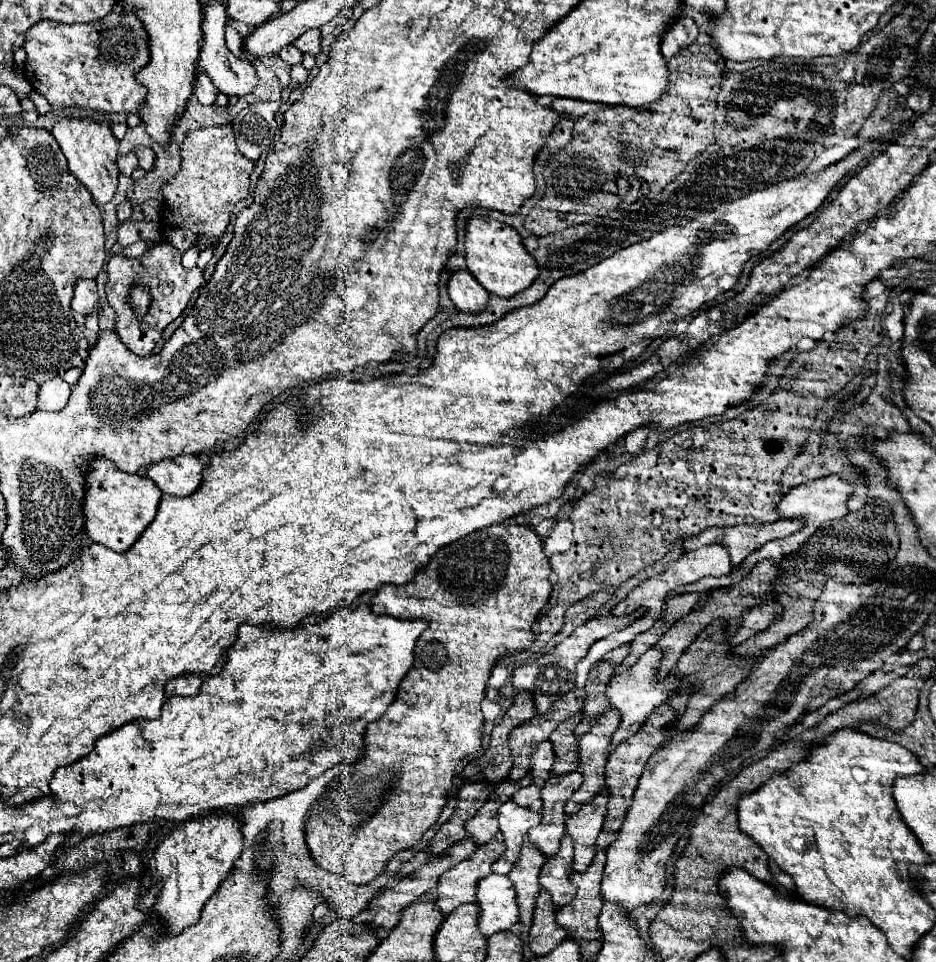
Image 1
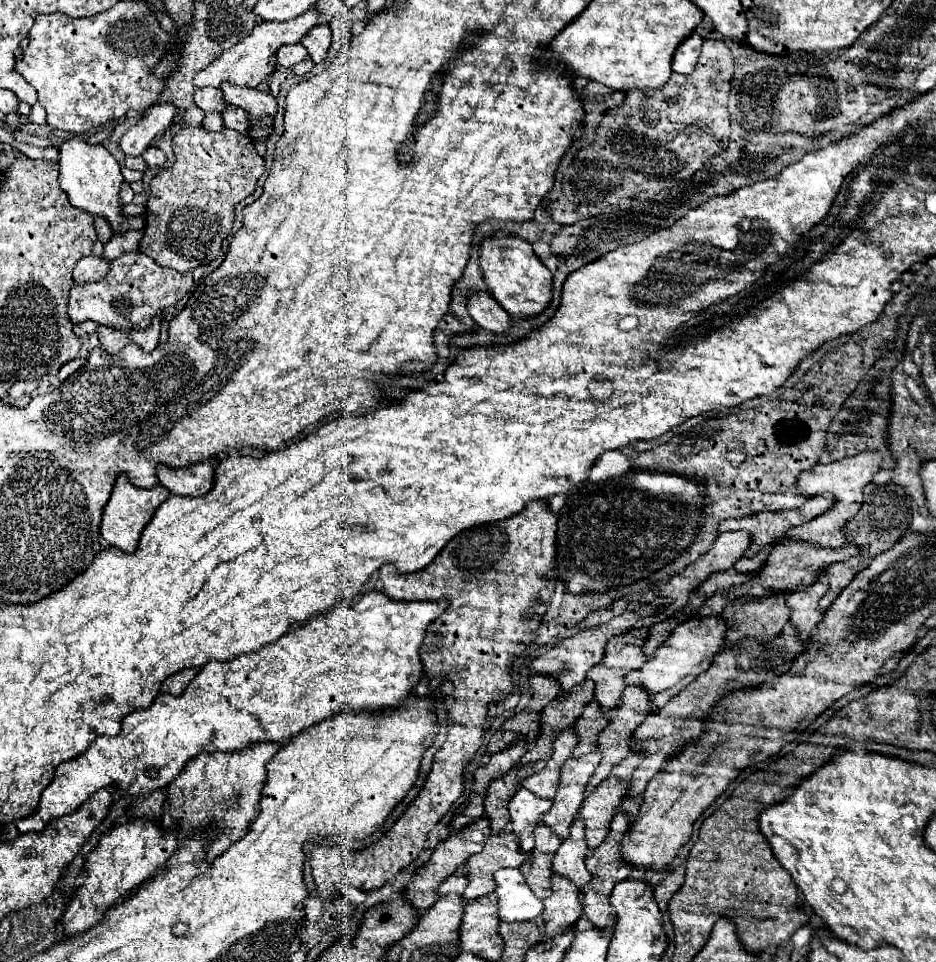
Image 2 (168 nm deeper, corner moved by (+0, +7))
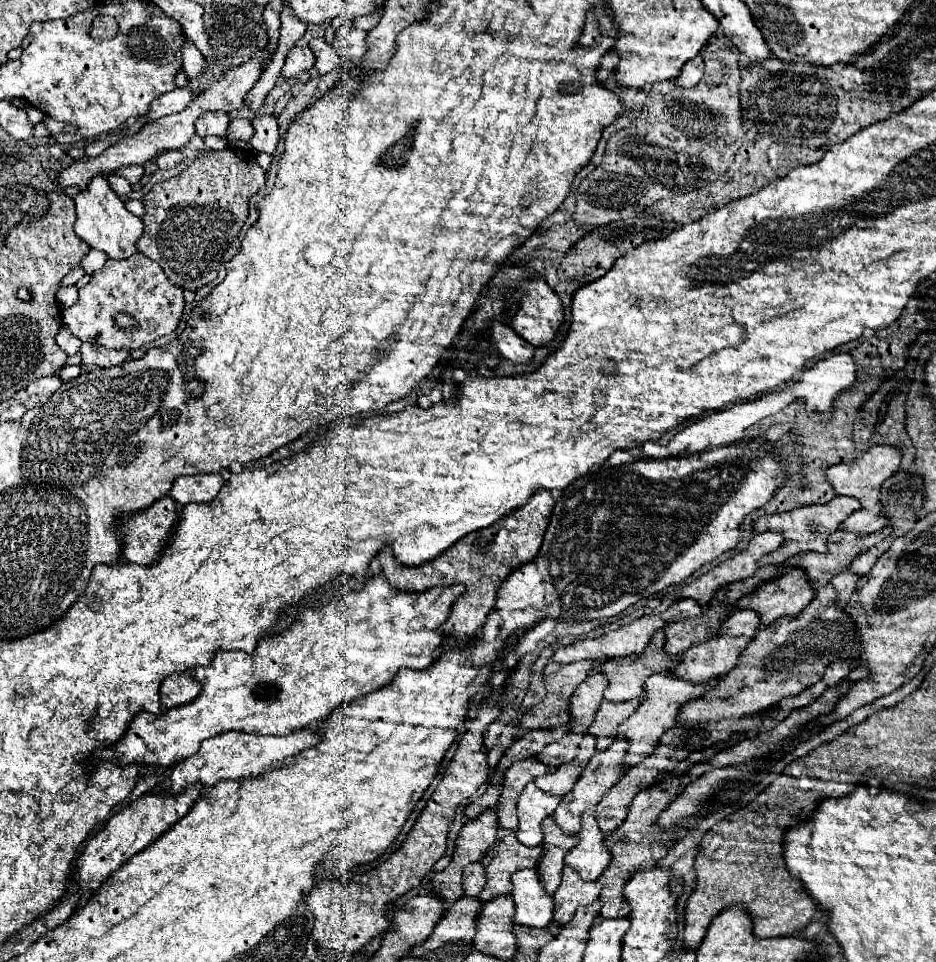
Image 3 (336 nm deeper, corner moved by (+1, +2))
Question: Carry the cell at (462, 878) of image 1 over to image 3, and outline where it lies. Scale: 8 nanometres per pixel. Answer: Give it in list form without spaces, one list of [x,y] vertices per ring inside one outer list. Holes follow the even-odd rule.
[[[507,835],[505,841],[501,841],[499,853],[487,865],[487,873],[485,873],[487,883],[479,895],[479,901],[485,903],[495,897],[511,893],[511,883],[509,883],[511,873],[519,869],[535,867],[541,857],[539,851],[541,847],[533,847],[533,849],[525,847],[515,839],[515,835]]]

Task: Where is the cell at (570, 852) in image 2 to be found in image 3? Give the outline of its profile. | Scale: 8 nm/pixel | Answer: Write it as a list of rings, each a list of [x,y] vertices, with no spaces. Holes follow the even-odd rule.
[[[585,813],[581,819],[579,843],[565,855],[565,865],[573,867],[583,881],[595,881],[609,865],[609,851],[603,843],[603,835],[597,827],[595,815]]]

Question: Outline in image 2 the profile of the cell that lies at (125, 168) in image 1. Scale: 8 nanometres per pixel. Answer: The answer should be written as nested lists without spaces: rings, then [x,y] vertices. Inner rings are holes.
[[[160,102],[150,106],[142,114],[142,118],[124,132],[120,140],[120,148],[124,150],[124,154],[140,156],[150,146],[154,136],[162,134],[172,124],[174,112],[176,112],[174,102]]]

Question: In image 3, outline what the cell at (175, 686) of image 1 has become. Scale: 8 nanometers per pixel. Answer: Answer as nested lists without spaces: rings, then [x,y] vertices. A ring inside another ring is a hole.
[[[175,673],[161,683],[161,703],[163,707],[185,705],[193,701],[199,695],[199,691],[201,691],[199,683],[189,673],[179,673],[179,675]]]

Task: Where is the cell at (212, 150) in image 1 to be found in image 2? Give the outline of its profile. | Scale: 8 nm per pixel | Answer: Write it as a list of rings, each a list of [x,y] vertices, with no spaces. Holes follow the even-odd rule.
[[[182,128],[180,134],[174,136],[172,148],[174,148],[174,154],[176,154],[174,166],[168,168],[168,170],[164,170],[164,172],[160,172],[160,174],[156,174],[156,176],[152,178],[152,182],[150,182],[150,198],[148,198],[148,204],[146,204],[146,228],[144,228],[144,236],[142,236],[140,244],[138,244],[138,250],[144,252],[146,256],[154,258],[156,264],[160,264],[160,266],[174,268],[174,270],[178,270],[178,272],[188,272],[188,270],[194,270],[196,266],[206,266],[206,264],[210,264],[210,262],[220,254],[222,242],[224,242],[224,238],[230,234],[232,224],[234,224],[234,218],[236,218],[234,206],[236,206],[240,200],[244,200],[246,196],[250,196],[250,194],[254,192],[256,182],[258,182],[258,178],[260,178],[262,172],[264,172],[264,158],[258,156],[258,152],[256,152],[256,148],[254,148],[254,144],[252,144],[252,140],[250,140],[248,134],[240,134],[240,132],[234,132],[234,130],[228,130],[228,128],[224,128],[222,132],[208,132],[208,130],[204,130],[204,128]]]

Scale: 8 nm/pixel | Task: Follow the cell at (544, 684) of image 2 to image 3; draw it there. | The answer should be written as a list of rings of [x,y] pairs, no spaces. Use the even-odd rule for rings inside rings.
[[[579,661],[569,665],[549,663],[543,671],[543,683],[547,689],[547,695],[541,703],[531,707],[521,723],[533,729],[555,729],[561,725],[567,725],[569,711],[567,701],[577,689],[577,685],[589,675],[591,663]]]

